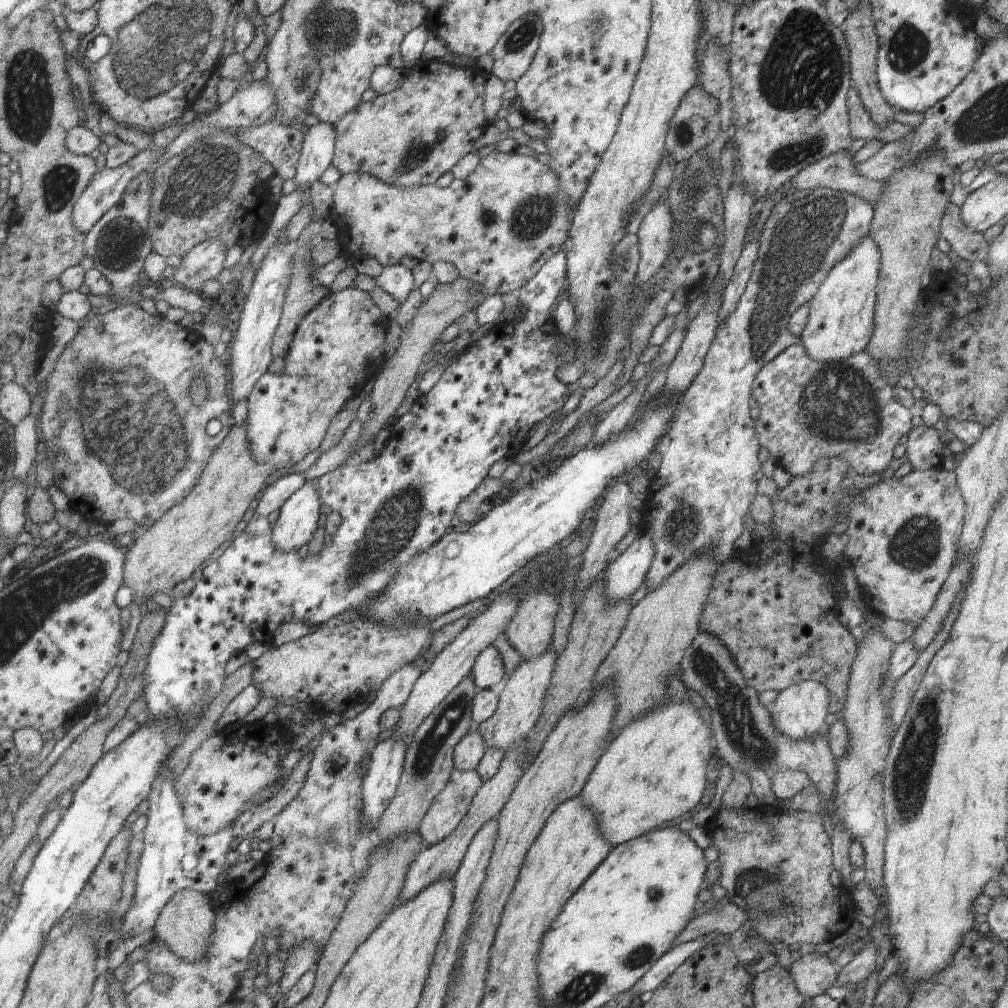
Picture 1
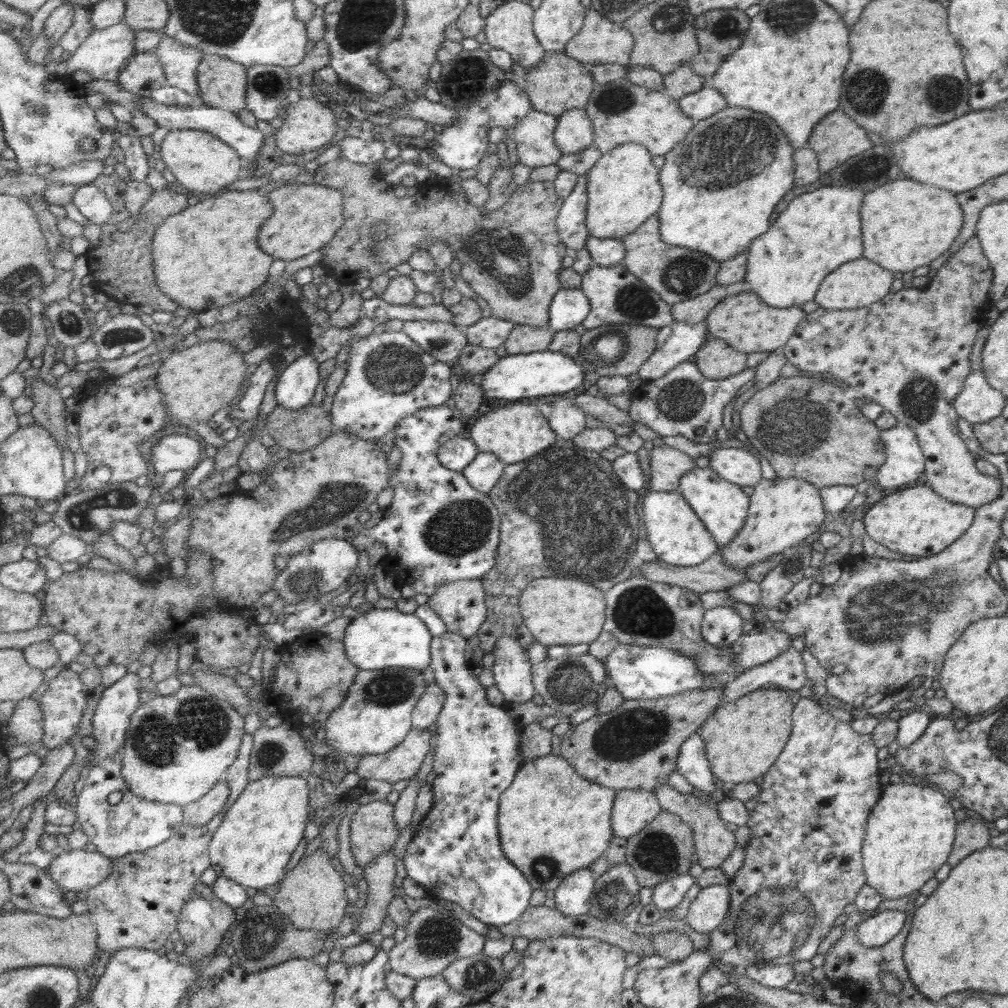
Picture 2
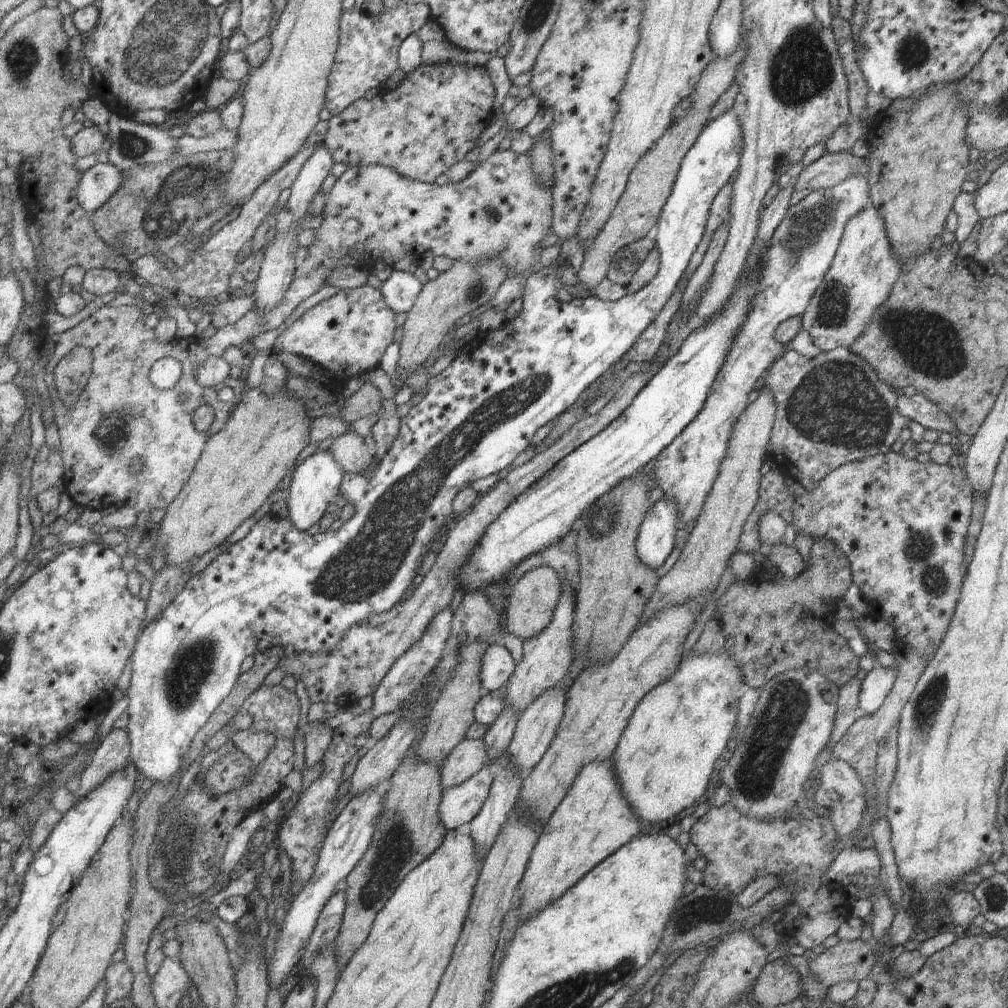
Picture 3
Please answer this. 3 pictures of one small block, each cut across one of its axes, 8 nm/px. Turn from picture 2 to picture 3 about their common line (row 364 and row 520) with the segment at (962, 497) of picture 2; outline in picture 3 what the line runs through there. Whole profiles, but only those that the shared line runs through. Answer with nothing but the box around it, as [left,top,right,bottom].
[791,451,972,656]

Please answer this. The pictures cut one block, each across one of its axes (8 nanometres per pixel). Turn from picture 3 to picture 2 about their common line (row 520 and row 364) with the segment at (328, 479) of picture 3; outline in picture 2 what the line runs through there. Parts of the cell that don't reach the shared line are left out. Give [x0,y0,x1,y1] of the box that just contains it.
[276,352,319,410]

